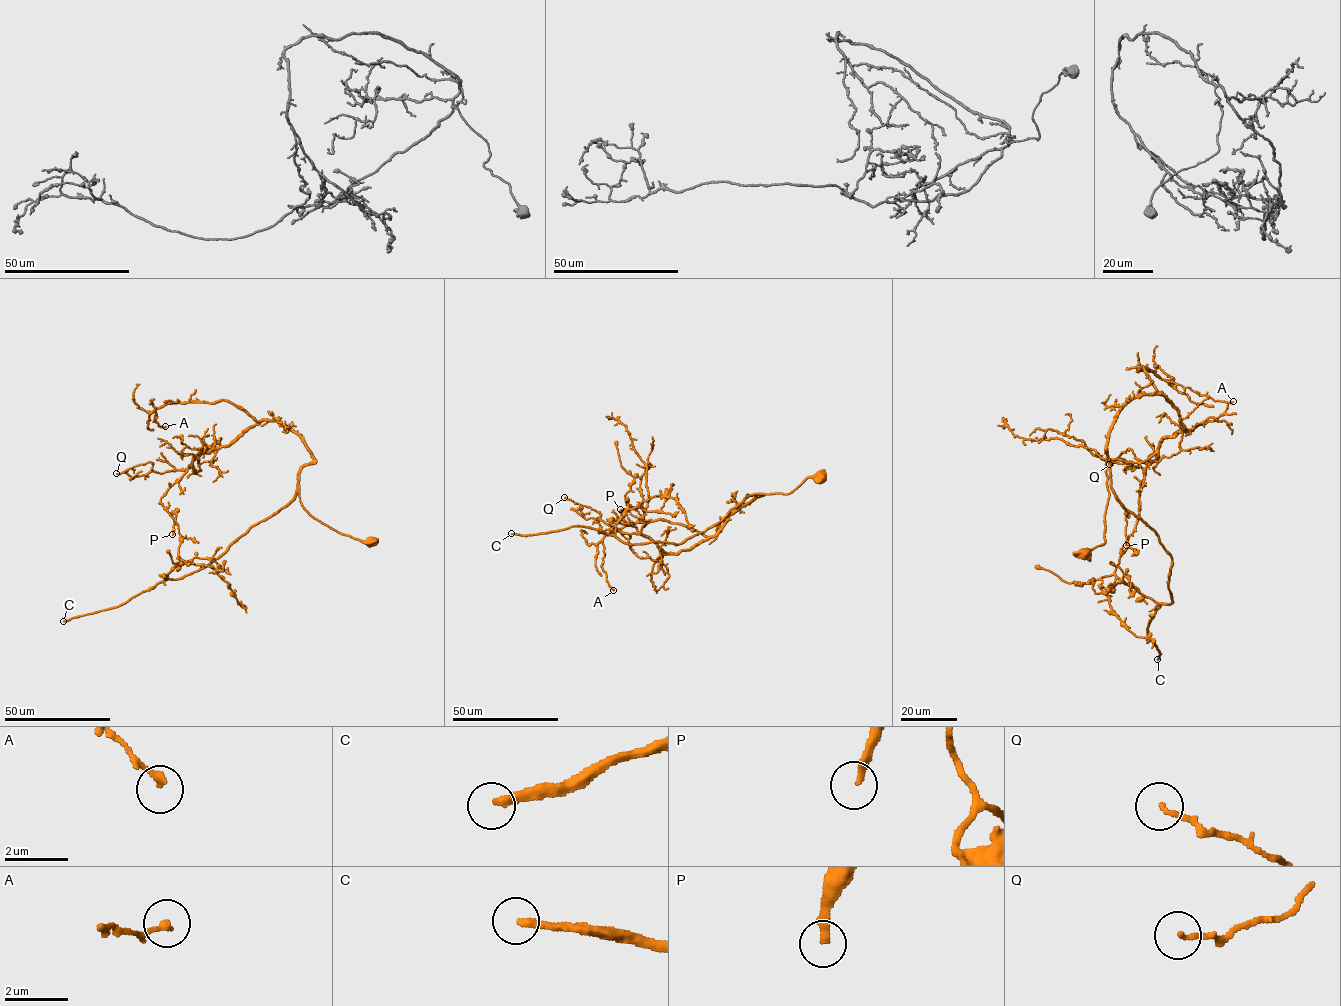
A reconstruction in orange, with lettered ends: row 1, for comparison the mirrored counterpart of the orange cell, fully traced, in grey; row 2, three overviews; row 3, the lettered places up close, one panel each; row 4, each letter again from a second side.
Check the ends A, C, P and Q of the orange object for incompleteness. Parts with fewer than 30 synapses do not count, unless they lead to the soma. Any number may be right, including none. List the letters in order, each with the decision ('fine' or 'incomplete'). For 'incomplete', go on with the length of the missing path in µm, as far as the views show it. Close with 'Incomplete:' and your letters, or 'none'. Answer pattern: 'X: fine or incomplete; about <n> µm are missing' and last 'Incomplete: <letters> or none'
A: fine
C: incomplete; about 100 µm are missing
P: fine
Q: fine
Incomplete: C

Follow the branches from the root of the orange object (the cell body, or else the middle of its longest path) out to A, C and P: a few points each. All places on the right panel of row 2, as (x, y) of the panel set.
A: (1083, 553), (1105, 542), (1105, 445), (1113, 420), (1132, 399), (1161, 394), (1139, 370), (1233, 401)
C: (1083, 553), (1105, 542), (1107, 458), (1114, 494), (1171, 558), (1171, 602), (1157, 608), (1147, 626), (1157, 659)
P: (1083, 553), (1105, 542), (1113, 420), (1132, 399), (1161, 393), (1183, 429), (1149, 456), (1126, 545)

